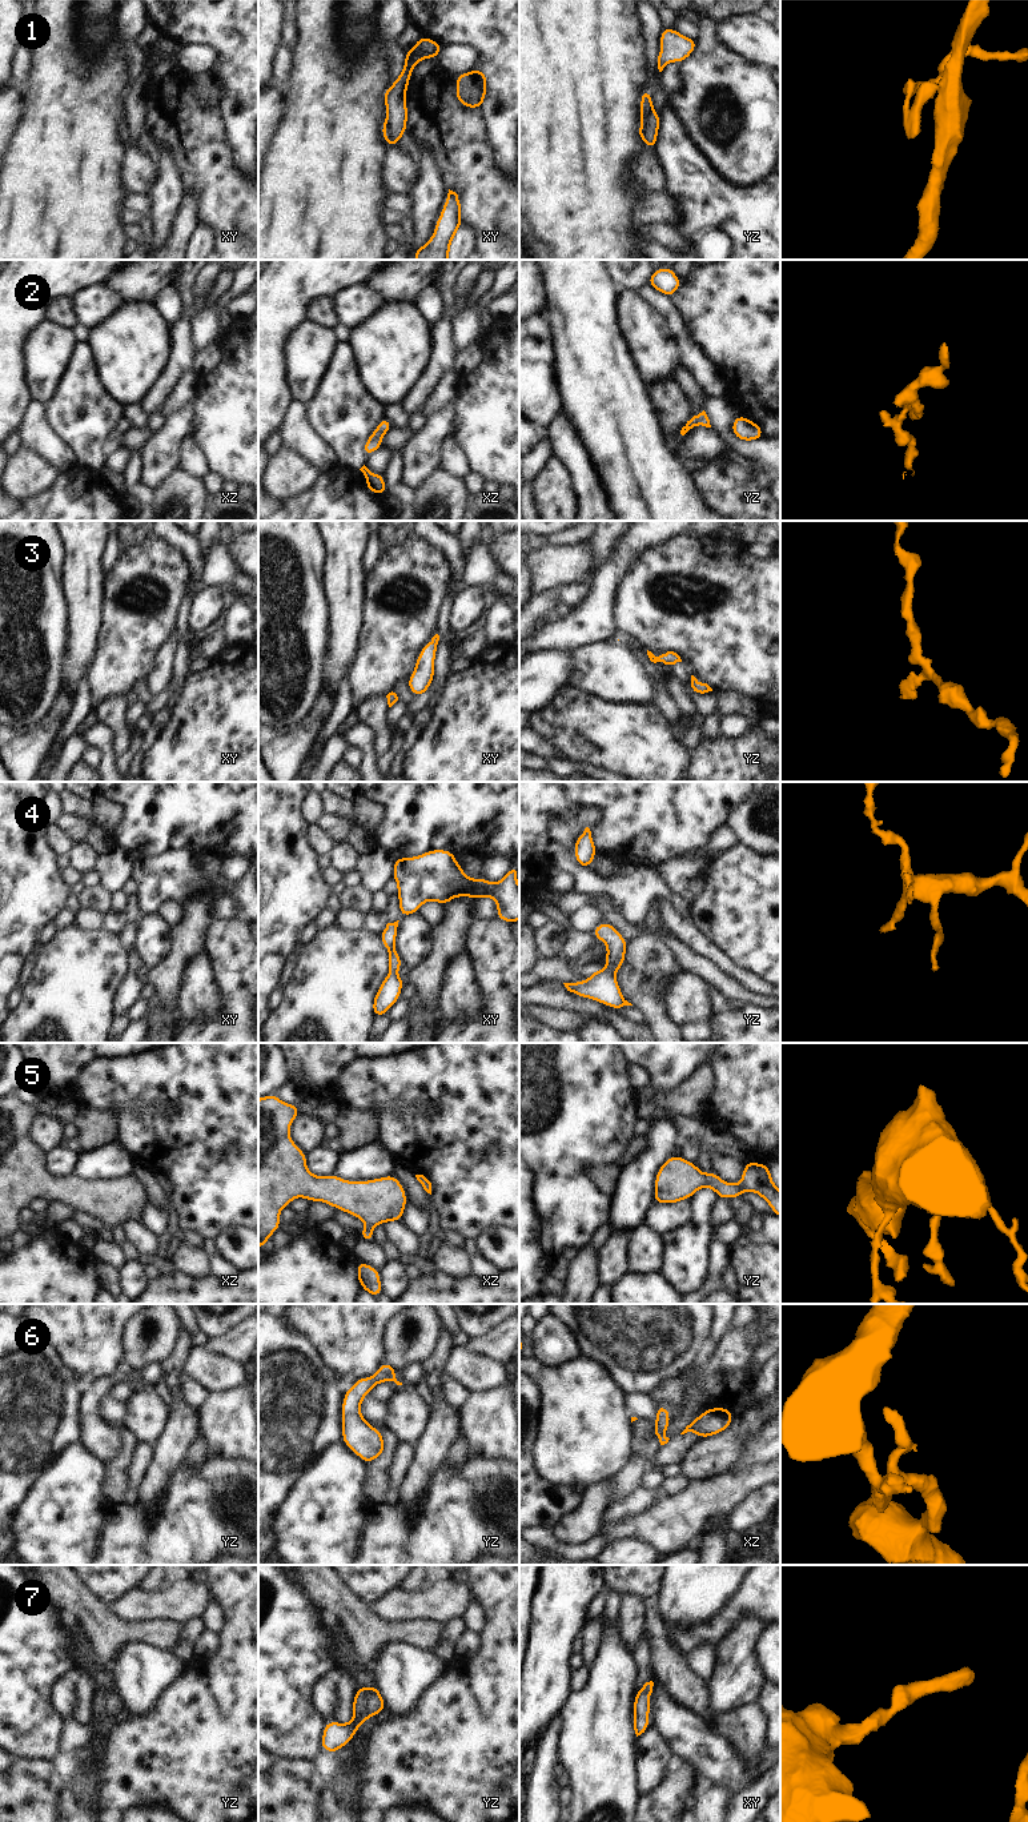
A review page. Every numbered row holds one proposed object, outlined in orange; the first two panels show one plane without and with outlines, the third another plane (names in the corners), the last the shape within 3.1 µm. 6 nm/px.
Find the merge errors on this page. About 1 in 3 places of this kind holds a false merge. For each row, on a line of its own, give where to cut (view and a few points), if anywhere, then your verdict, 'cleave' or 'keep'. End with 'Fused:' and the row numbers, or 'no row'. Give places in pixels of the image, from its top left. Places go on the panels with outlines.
1: cut yz (653, 105), (646, 125), (645, 143); cleave
2: cut none; keep
3: cut none; keep
4: cut none; keep
5: cut none; keep
6: cut none; keep
7: cut none; keep
Fused: 1

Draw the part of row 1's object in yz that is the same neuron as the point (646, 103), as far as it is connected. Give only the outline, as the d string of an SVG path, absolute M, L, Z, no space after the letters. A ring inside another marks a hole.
M643 91L641 93L641 128L638 131L638 136L646 144L646 129L648 124L648 117L652 112L652 100L651 97Z

